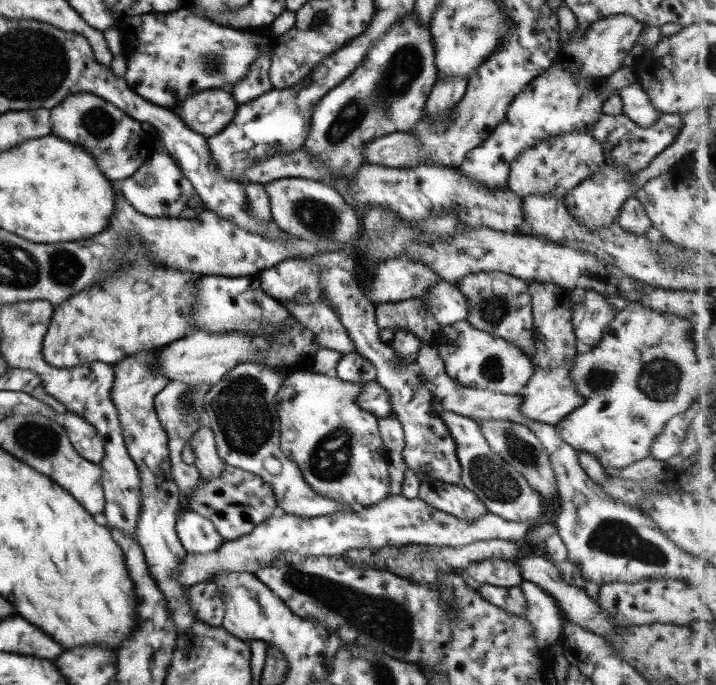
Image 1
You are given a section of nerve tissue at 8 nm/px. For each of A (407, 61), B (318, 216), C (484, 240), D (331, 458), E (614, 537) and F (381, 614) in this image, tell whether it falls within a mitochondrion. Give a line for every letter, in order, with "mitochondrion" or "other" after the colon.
A: mitochondrion
B: mitochondrion
C: other
D: mitochondrion
E: mitochondrion
F: mitochondrion

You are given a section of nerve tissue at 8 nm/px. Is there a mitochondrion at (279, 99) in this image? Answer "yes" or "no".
no

